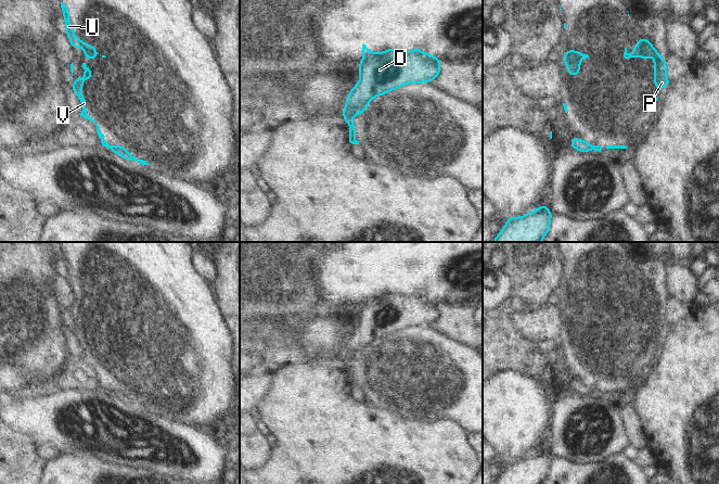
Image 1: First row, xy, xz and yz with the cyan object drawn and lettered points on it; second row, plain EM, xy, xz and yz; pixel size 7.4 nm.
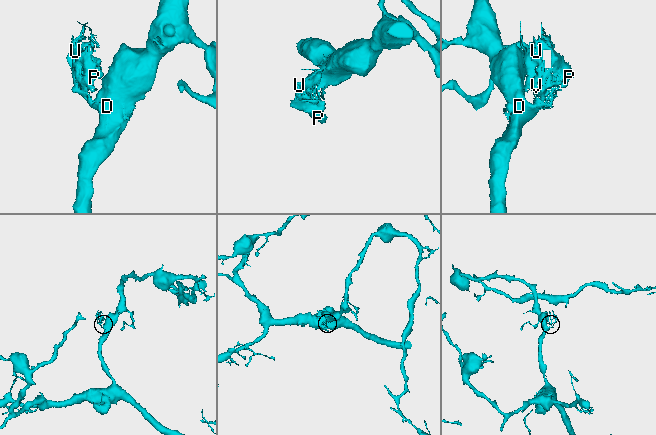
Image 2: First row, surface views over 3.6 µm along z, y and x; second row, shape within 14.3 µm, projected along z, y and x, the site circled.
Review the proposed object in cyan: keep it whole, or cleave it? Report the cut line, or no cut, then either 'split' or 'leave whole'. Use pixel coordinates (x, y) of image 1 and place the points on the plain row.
cut xz (367, 346), (360, 349), (346, 351); split

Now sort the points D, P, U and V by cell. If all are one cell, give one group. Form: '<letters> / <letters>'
D / P U V

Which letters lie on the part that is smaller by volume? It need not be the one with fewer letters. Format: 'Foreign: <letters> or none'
Foreign: P, U, V

